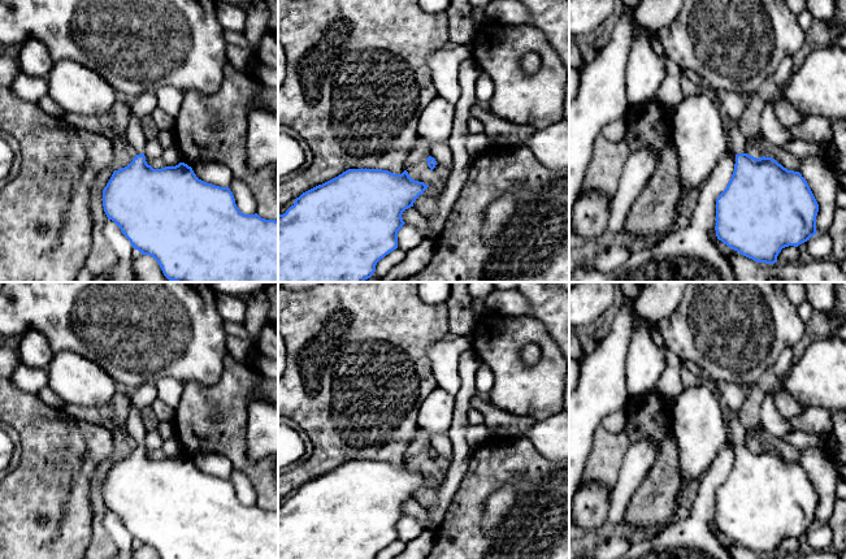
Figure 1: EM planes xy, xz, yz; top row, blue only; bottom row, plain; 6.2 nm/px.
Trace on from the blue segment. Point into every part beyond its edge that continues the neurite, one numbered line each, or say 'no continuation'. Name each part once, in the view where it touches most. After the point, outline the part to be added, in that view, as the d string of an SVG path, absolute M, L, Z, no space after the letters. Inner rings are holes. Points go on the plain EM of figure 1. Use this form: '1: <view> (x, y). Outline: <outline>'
1: yz (734, 394). Outline: M685 361L682 363L682 365L685 365L691 373L694 373L700 380L700 382L710 384L713 389L721 391L730 410L730 422L728 426L730 439L736 446L747 445L749 429L741 425L738 412L754 385L736 385L719 378L713 378L710 374L707 367L693 361Z

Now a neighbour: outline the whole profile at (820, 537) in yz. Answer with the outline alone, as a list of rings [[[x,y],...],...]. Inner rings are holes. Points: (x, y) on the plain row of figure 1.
[[[816,524],[807,532],[807,541],[814,551],[824,551],[832,549],[833,532],[829,524]]]

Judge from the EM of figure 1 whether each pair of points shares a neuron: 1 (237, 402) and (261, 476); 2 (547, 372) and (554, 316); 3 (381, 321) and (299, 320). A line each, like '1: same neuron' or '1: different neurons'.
1: same neuron
2: different neurons
3: same neuron

